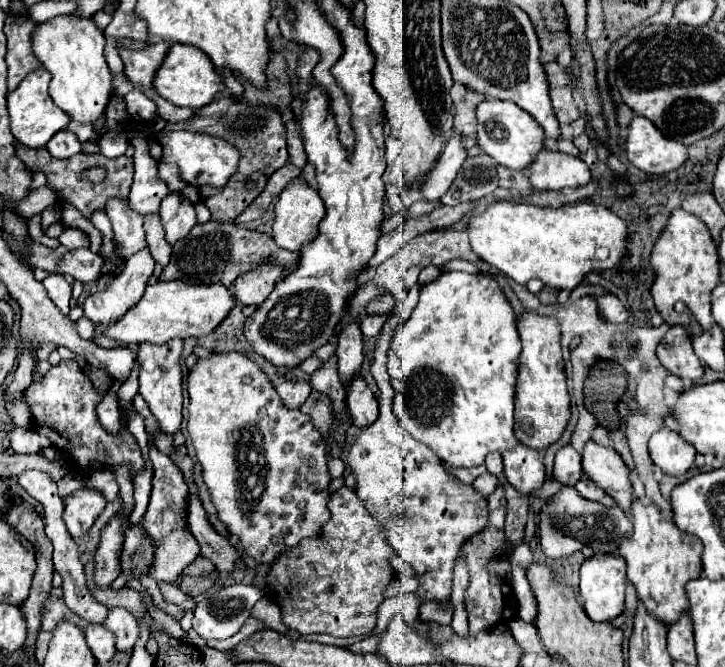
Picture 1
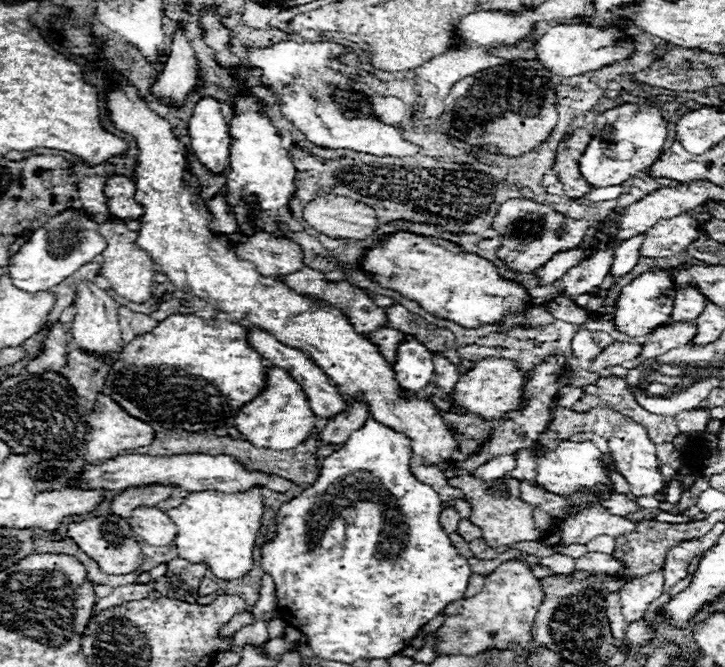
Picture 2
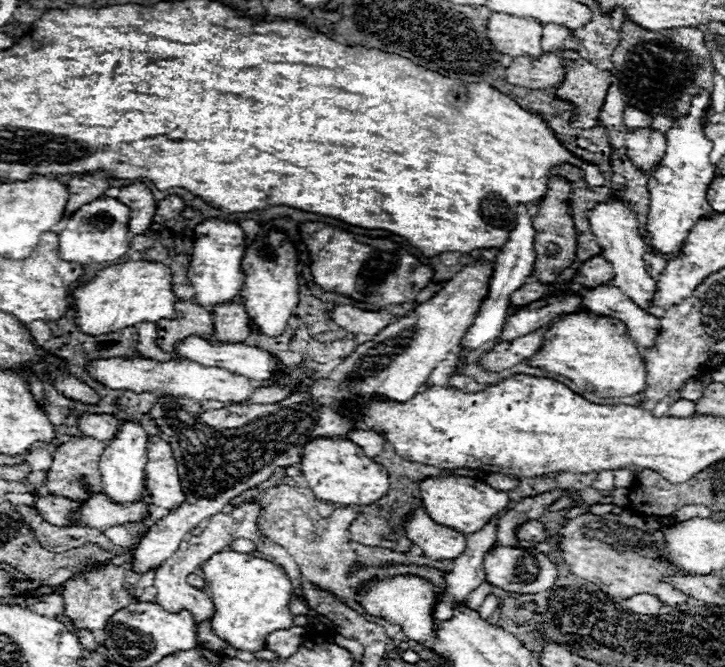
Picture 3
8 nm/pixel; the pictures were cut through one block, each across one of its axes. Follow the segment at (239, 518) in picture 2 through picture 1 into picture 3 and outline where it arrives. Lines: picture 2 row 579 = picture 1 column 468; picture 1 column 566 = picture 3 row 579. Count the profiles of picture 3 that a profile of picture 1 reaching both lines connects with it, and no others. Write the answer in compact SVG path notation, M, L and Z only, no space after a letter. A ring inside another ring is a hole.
M222 550L202 564L202 572L216 606L216 614L210 620L212 630L236 650L266 650L266 636L270 632L294 626L294 614L288 608L294 588L280 566L250 554Z

